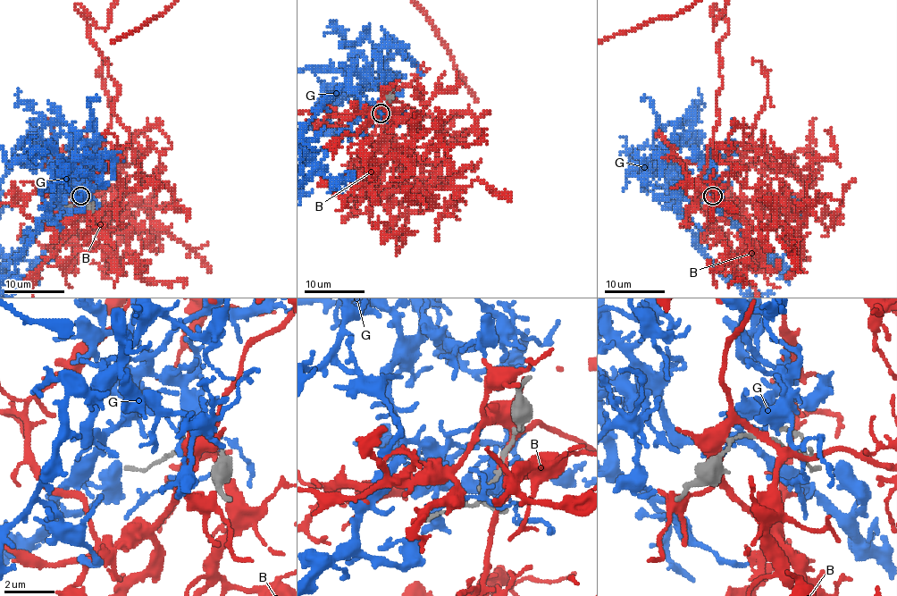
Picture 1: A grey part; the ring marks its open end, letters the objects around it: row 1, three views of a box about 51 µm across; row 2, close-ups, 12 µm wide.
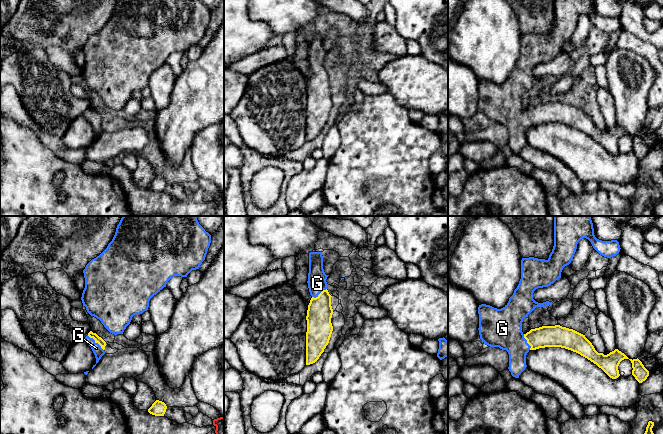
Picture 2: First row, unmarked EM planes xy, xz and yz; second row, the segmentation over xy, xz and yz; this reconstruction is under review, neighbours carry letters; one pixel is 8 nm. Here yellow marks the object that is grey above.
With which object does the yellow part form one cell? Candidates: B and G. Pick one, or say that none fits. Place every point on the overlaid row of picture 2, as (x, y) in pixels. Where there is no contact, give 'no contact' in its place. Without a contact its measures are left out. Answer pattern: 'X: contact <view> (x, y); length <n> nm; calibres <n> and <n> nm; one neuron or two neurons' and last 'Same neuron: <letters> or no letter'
B: no contact; two neurons
G: contact xy (96, 342); length 180 nm; calibres 60 and 80 nm; one neuron
Same neuron: G

